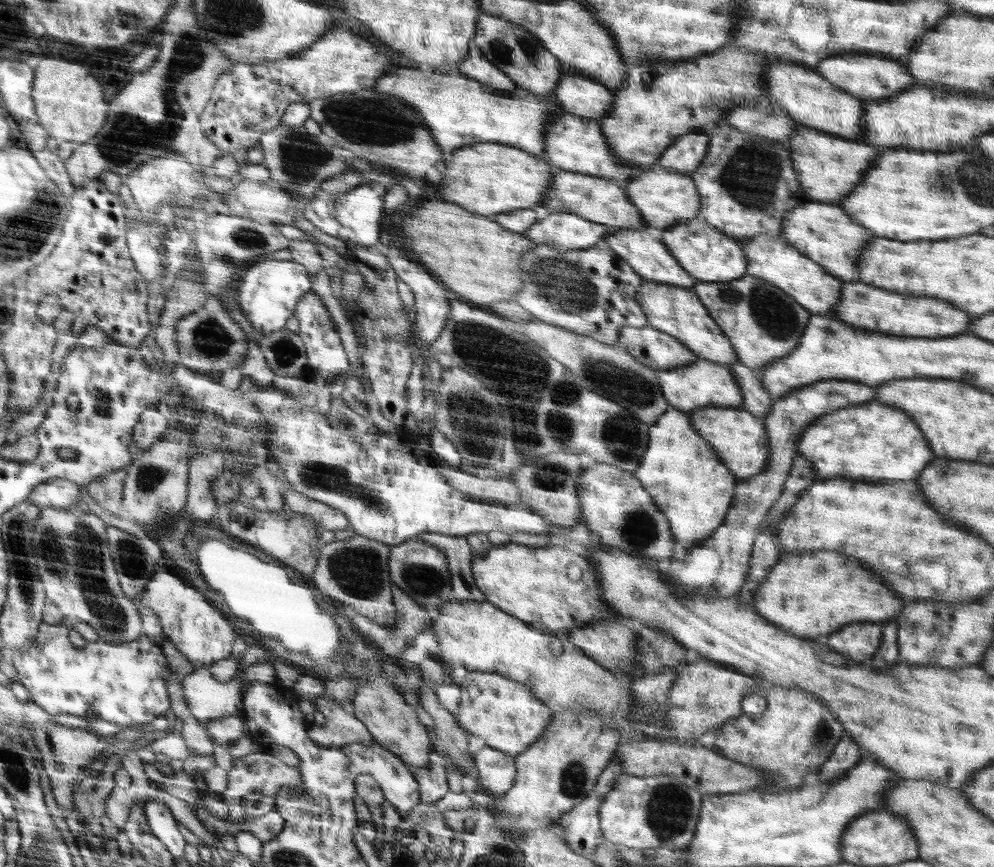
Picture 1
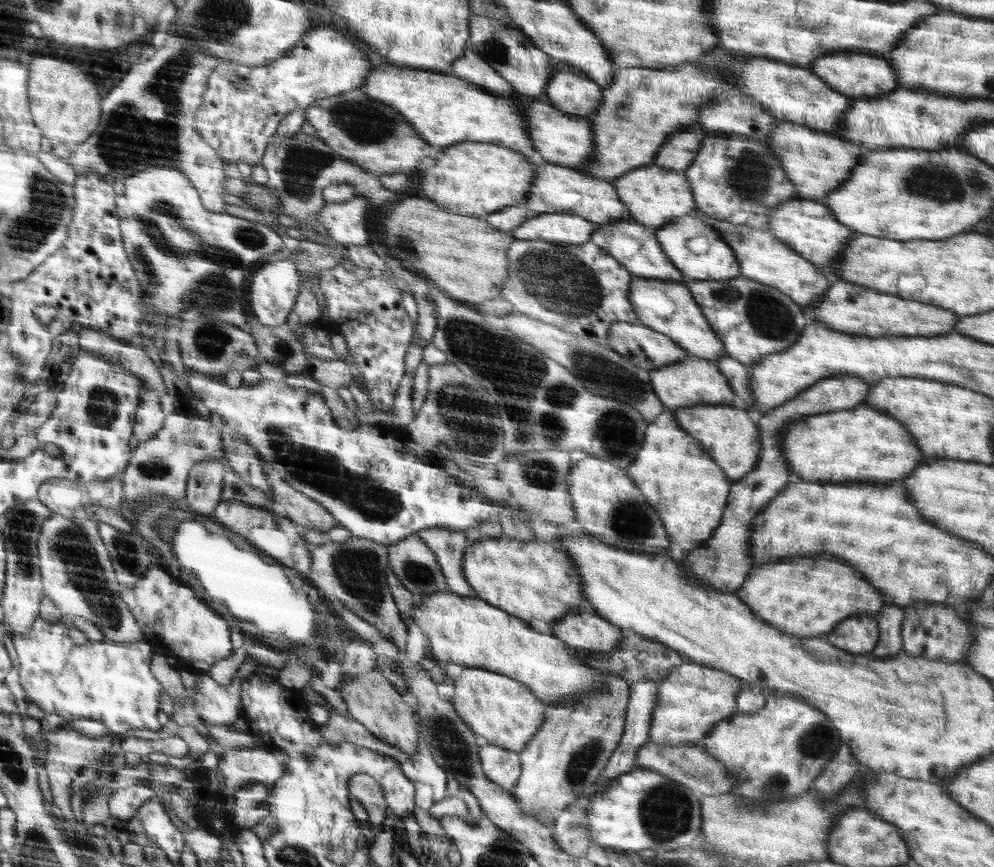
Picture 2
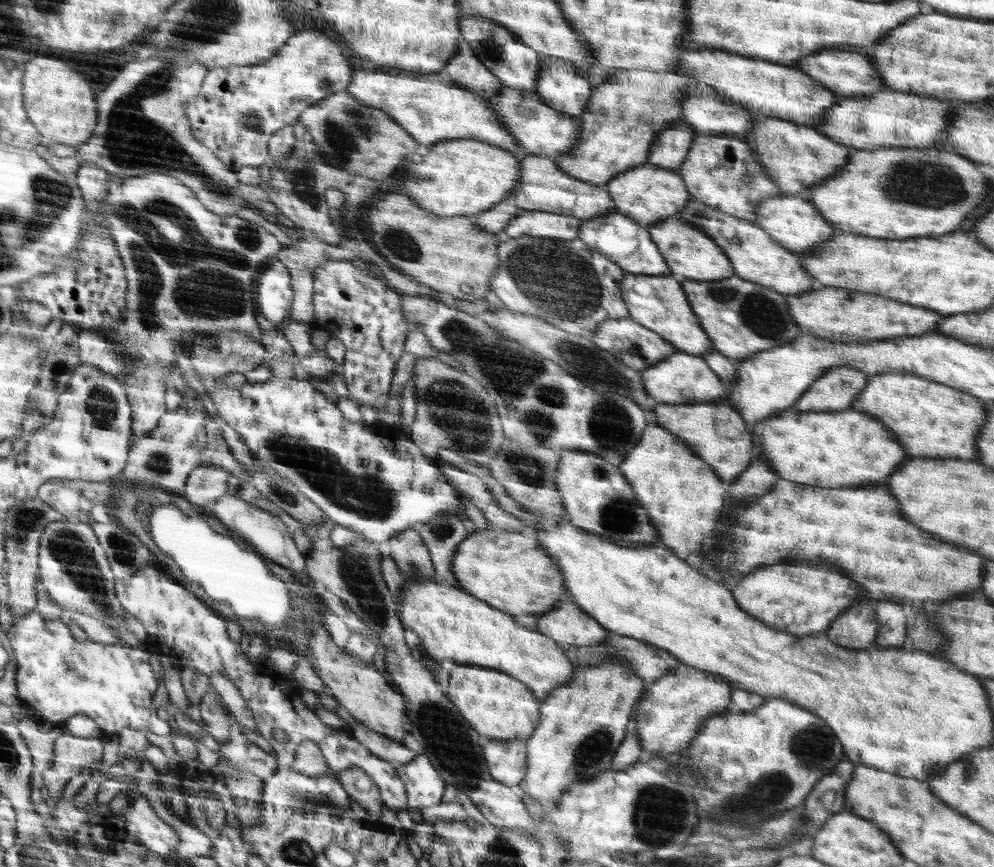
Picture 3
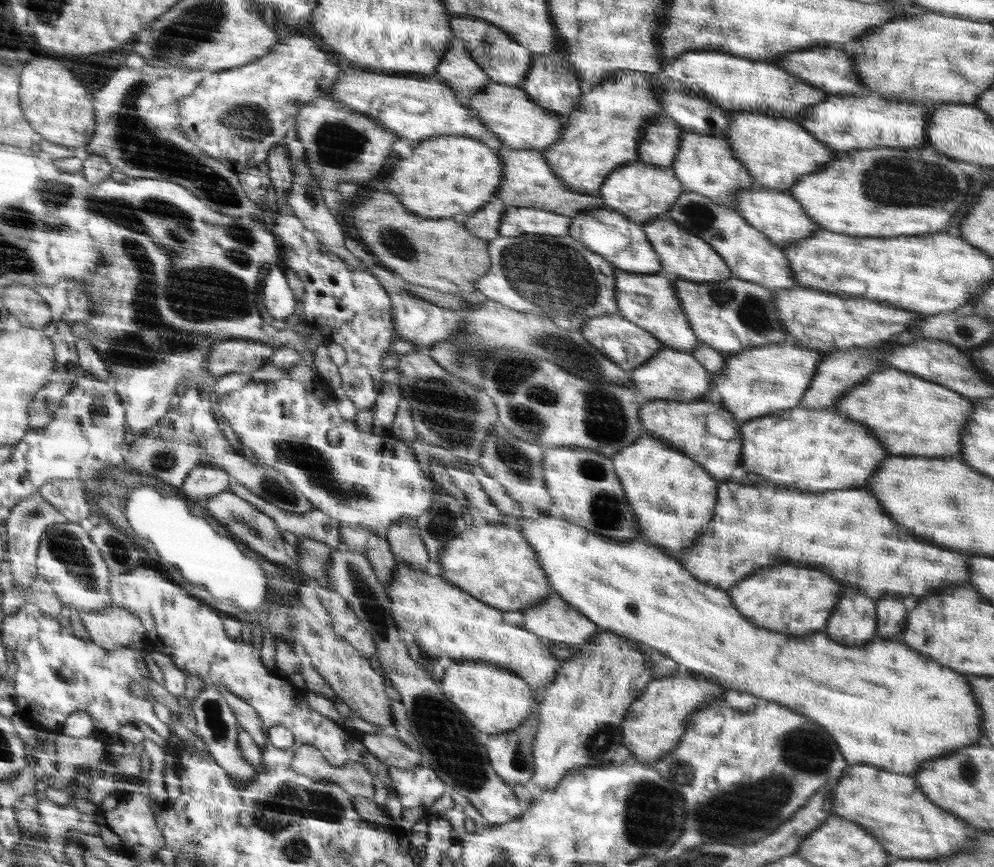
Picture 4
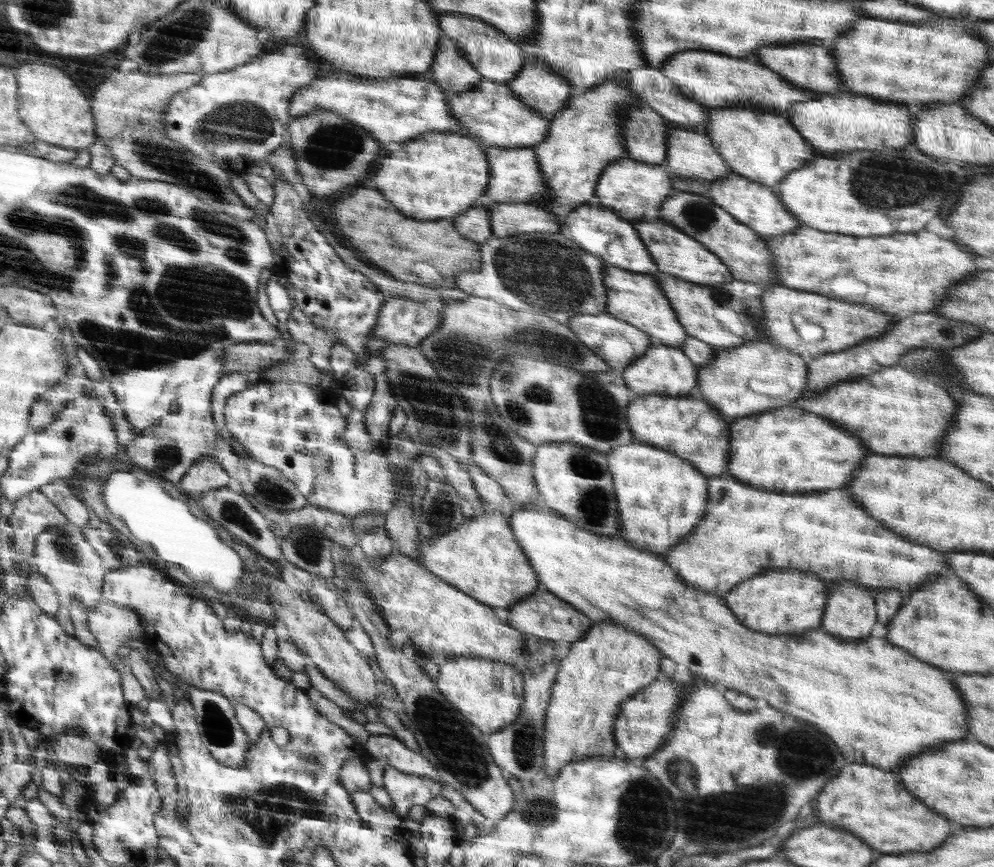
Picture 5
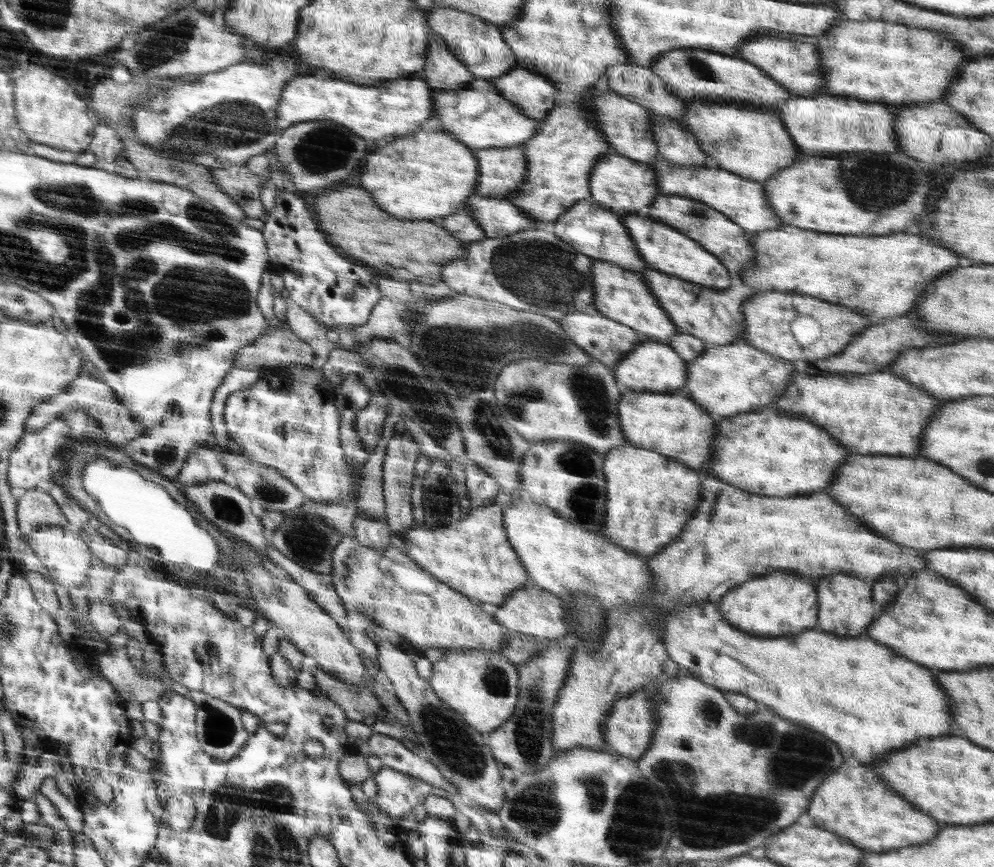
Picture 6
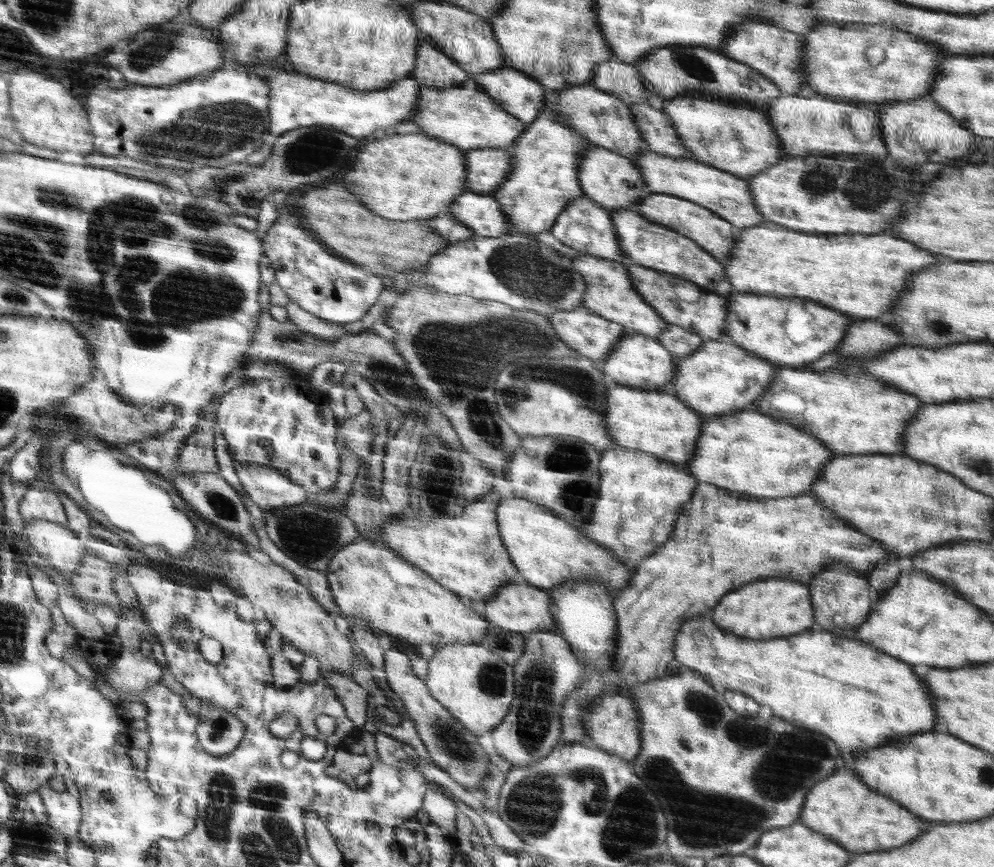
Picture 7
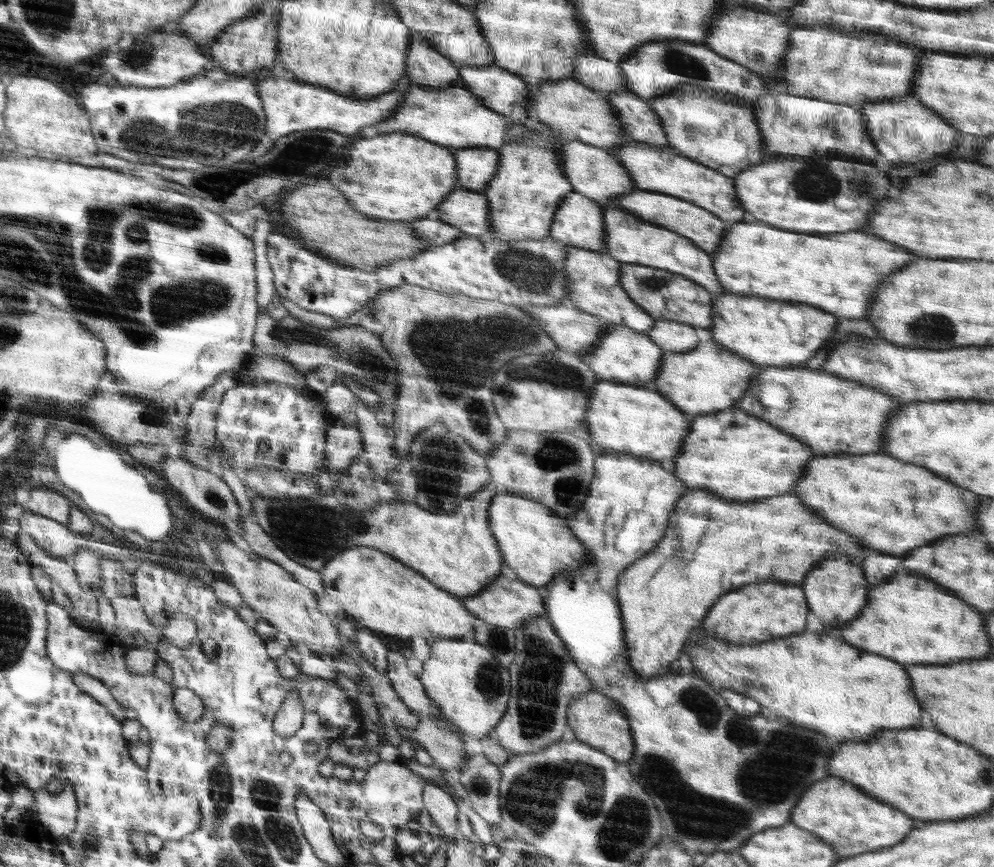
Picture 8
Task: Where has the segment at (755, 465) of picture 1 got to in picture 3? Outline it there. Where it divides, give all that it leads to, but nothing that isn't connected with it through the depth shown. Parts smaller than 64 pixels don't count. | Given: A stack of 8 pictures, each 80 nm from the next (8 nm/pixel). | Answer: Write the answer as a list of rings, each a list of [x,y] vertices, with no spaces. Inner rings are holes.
[[[727,402],[700,404],[660,404],[650,414],[650,422],[671,430],[676,437],[684,438],[694,452],[718,473],[726,483],[731,483],[747,470],[752,460],[752,438],[746,424],[738,418],[738,410]]]

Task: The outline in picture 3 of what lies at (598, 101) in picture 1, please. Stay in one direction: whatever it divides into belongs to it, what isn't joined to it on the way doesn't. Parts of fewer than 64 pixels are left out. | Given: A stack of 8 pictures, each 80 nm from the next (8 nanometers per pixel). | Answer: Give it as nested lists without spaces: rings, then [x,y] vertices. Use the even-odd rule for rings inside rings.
[[[542,54],[543,68],[536,94],[544,104],[569,115],[580,115],[586,106],[595,81],[576,72],[577,66],[569,60]]]

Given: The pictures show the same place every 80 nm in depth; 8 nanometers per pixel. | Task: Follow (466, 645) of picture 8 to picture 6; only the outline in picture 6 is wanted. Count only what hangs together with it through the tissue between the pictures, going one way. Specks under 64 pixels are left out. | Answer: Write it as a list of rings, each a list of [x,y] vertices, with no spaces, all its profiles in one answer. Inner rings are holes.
[[[448,649],[432,666],[429,685],[434,694],[457,711],[475,732],[491,733],[514,715],[519,702],[519,671],[496,651]]]

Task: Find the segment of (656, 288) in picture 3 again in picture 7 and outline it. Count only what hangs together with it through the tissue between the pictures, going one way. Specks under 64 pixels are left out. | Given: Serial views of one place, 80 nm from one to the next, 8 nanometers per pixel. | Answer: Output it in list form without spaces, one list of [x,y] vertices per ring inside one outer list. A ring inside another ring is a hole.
[[[582,253],[578,260],[574,260],[574,267],[586,279],[586,294],[582,298],[582,306],[591,312],[599,313],[608,320],[619,322],[634,333],[640,333],[657,338],[668,328],[668,322],[643,300],[642,295],[632,283],[632,276],[627,271],[627,265],[615,260],[608,260],[597,256]]]

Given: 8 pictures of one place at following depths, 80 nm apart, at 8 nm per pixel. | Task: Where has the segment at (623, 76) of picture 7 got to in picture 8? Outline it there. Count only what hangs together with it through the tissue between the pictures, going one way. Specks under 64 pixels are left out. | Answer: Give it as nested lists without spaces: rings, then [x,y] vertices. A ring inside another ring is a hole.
[[[580,55],[575,58],[573,67],[575,68],[573,70],[575,72],[573,78],[576,78],[580,84],[587,85],[588,88],[608,95],[621,92],[632,93],[631,90],[627,90],[627,82],[625,82],[618,62],[612,62],[602,57],[596,57],[595,55]]]

